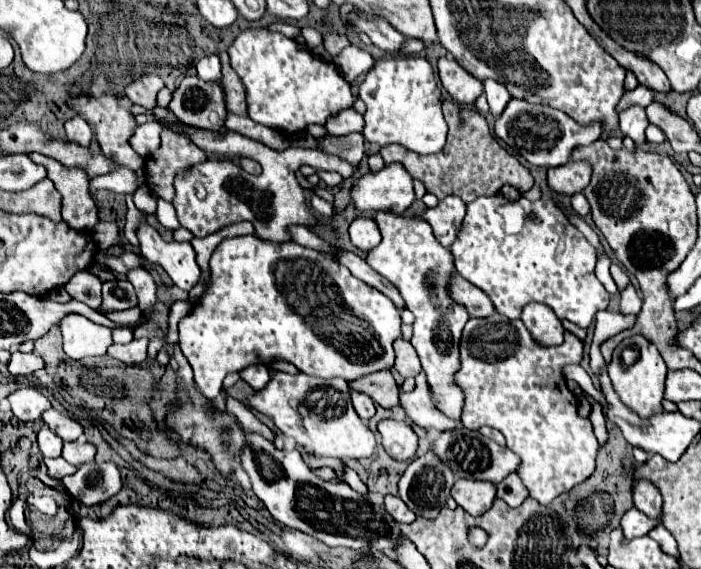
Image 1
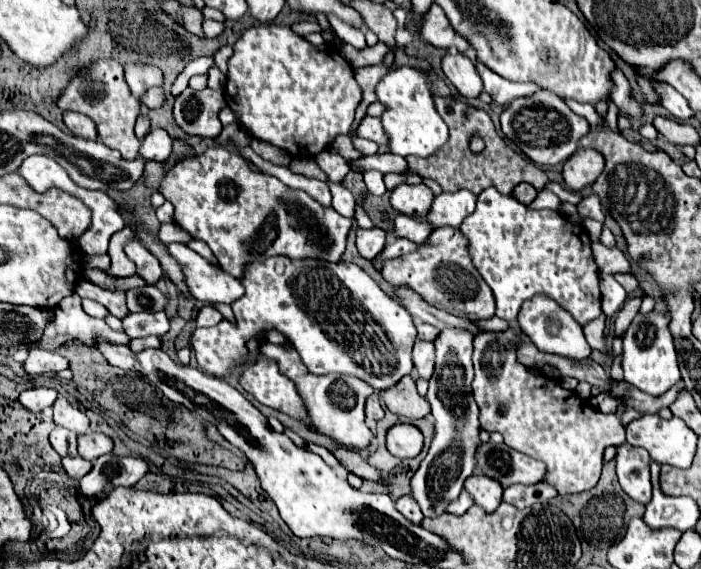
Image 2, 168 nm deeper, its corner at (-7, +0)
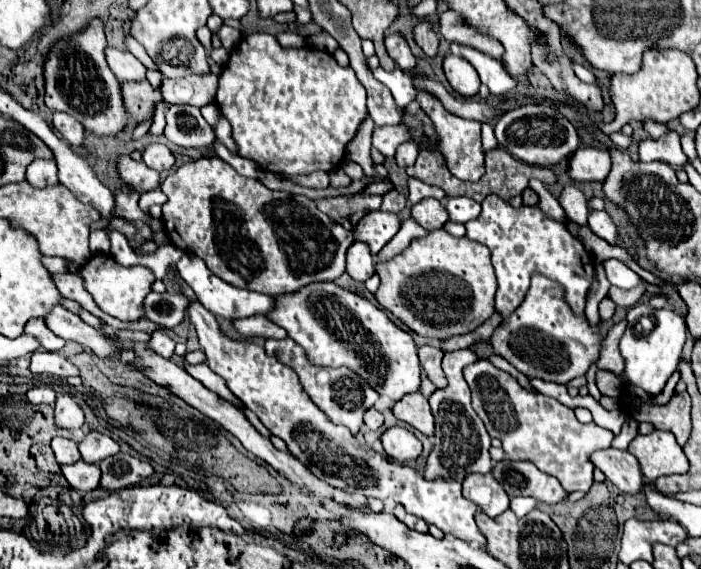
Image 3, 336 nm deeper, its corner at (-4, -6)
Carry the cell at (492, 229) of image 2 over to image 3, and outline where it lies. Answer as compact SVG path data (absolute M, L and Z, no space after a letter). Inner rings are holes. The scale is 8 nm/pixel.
M487 195L481 205L481 215L465 223L465 237L487 245L491 251L491 263L495 267L499 283L495 293L495 311L503 319L507 319L507 315L511 315L517 309L517 305L525 299L527 289L531 285L531 275L539 273L559 283L563 287L571 311L583 317L595 271L595 259L583 247L583 243L577 237L569 235L565 225L559 225L553 219L545 217L537 207L525 205L523 209L513 209L507 201L499 199L497 195Z

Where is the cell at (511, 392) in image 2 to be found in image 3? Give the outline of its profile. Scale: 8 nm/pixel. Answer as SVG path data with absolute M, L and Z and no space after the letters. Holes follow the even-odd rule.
M479 359L465 367L465 381L471 387L473 409L485 423L491 437L501 439L511 461L531 461L541 471L553 475L567 493L587 493L593 485L591 453L611 447L613 433L595 423L579 423L573 409L553 397L523 389L513 375L497 369L489 359ZM515 409L515 415L513 415Z

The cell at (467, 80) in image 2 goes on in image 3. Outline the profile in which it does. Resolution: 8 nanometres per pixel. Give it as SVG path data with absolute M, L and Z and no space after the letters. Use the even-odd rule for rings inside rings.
M449 53L443 61L443 71L445 71L445 77L447 77L449 85L453 87L453 91L457 91L461 97L469 99L469 97L477 95L481 83L479 83L477 71L469 65L467 59L463 59L461 55Z

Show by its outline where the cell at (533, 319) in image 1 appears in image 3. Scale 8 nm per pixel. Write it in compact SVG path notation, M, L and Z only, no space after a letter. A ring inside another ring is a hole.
M533 275L527 297L507 319L501 321L491 337L491 343L499 355L527 377L567 383L585 375L589 365L599 357L601 337L599 329L591 329L587 319L579 319L571 313L557 283L543 279L543 275Z

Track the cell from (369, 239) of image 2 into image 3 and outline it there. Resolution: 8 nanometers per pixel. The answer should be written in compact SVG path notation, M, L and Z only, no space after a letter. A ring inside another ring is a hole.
M355 241L347 251L347 273L355 281L367 281L375 273L373 255L367 247L367 243Z

